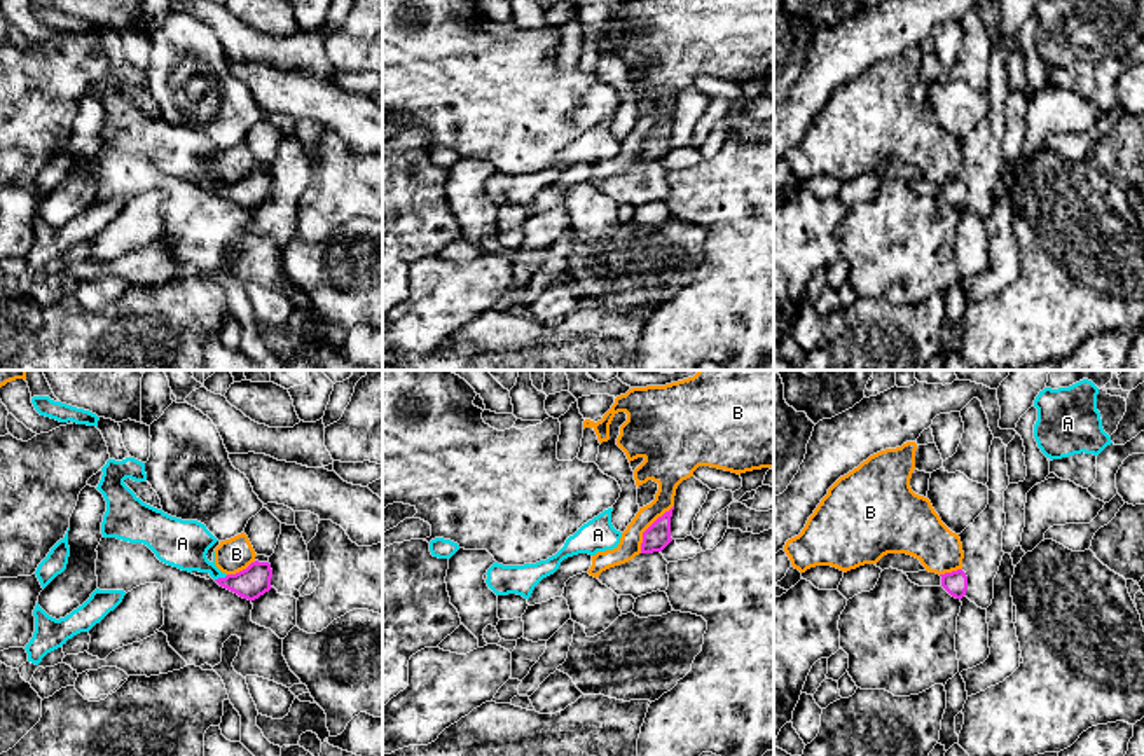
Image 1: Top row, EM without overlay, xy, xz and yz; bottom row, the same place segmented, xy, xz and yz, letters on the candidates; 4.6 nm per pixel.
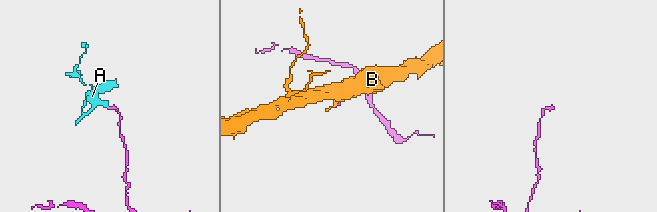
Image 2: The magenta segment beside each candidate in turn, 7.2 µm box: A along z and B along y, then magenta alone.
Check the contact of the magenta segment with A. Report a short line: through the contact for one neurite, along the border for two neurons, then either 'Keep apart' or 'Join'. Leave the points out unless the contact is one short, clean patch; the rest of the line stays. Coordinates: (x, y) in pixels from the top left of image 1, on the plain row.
Line: xy (227, 184), (215, 189). Keep apart

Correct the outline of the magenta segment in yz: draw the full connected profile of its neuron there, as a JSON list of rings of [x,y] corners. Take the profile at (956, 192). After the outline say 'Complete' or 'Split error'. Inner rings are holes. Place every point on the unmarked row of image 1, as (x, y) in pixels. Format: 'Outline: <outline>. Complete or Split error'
Outline: [[[962,178],[940,183],[941,196],[955,208],[962,208],[968,199],[968,185]]]. Complete

